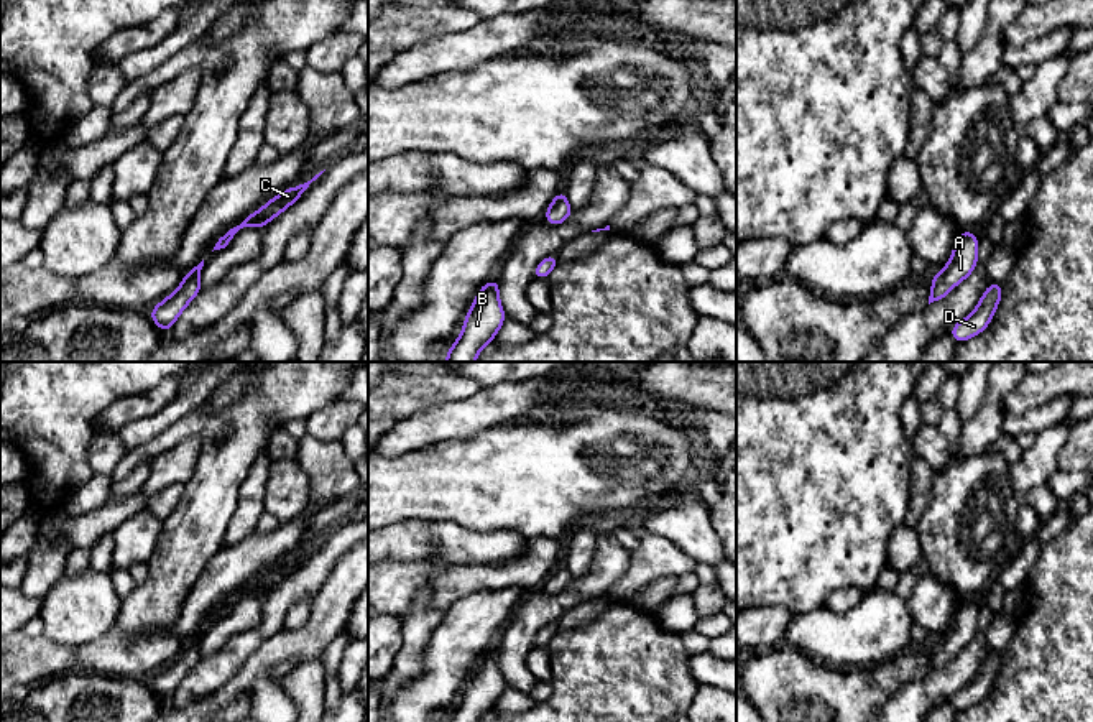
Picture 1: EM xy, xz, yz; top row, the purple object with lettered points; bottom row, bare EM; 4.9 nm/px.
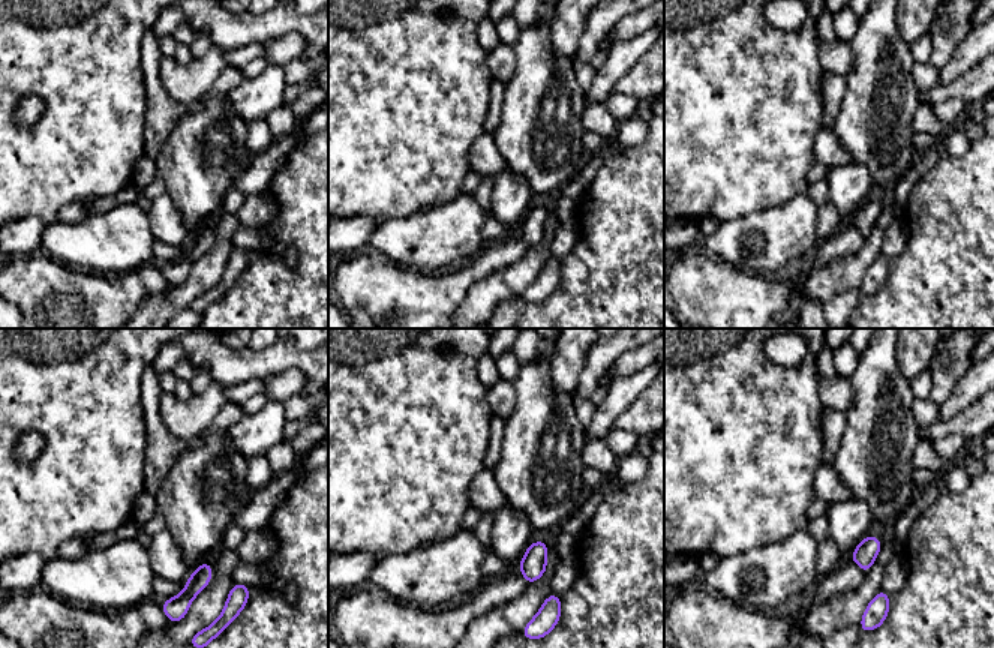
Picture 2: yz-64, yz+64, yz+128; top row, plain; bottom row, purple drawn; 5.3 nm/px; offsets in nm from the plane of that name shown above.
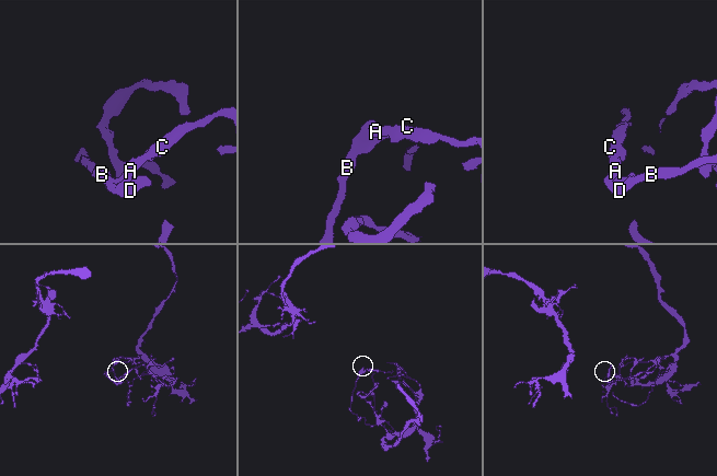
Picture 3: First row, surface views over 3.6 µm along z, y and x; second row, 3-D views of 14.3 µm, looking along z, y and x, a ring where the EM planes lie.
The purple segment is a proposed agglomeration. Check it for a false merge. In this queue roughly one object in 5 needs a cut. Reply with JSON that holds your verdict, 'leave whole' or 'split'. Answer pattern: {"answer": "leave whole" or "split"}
{"answer": "leave whole"}

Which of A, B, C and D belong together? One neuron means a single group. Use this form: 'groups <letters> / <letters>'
groups A B C D

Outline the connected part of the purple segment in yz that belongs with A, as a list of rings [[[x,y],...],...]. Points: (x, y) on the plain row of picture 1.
[[[973,599],[957,604],[948,632],[932,646],[929,673],[943,668],[960,650],[973,641],[978,632],[978,609]]]

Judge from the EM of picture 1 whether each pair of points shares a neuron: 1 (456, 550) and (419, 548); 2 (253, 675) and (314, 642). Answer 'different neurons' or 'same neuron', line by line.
1: same neuron
2: same neuron

